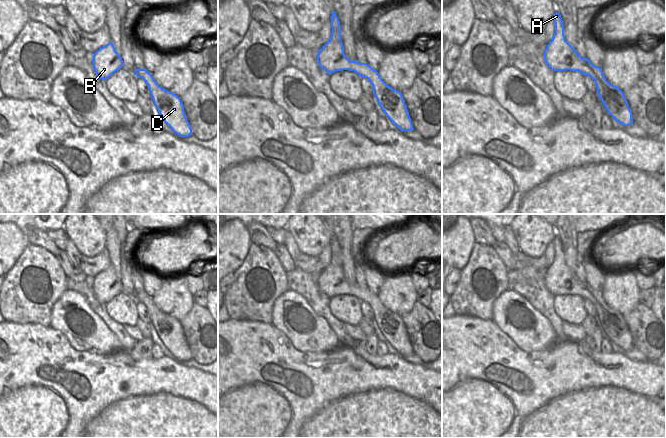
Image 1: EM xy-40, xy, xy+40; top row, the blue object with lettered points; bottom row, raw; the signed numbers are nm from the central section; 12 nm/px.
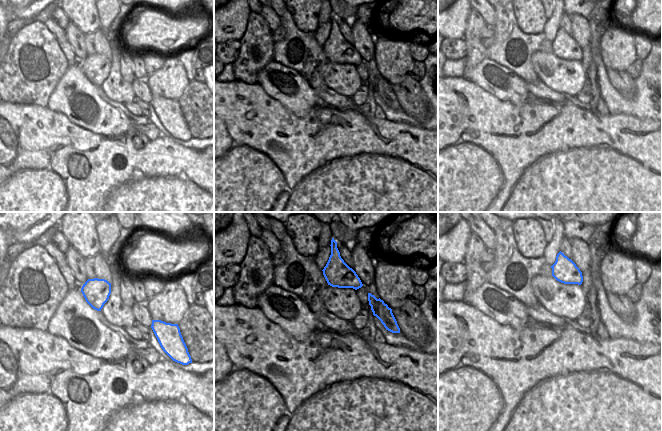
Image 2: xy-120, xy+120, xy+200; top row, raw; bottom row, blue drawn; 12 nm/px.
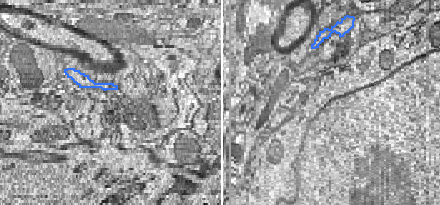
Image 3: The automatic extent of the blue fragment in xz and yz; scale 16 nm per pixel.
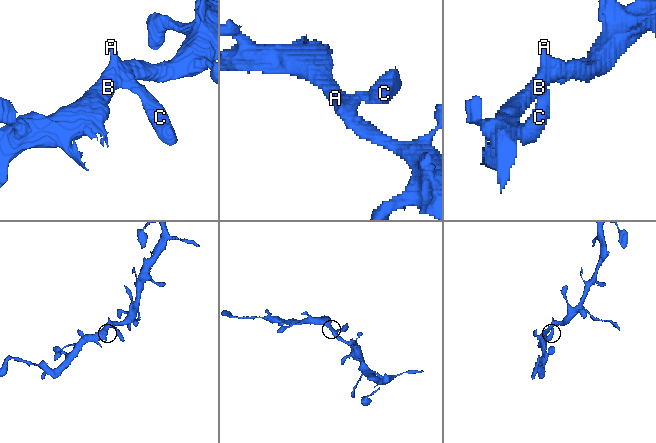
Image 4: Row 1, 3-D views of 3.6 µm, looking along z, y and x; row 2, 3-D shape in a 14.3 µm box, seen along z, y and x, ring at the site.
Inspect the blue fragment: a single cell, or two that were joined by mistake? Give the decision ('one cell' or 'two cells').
one cell

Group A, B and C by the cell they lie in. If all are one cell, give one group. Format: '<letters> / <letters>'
A B C

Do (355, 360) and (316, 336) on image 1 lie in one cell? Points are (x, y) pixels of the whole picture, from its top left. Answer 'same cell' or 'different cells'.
different cells

